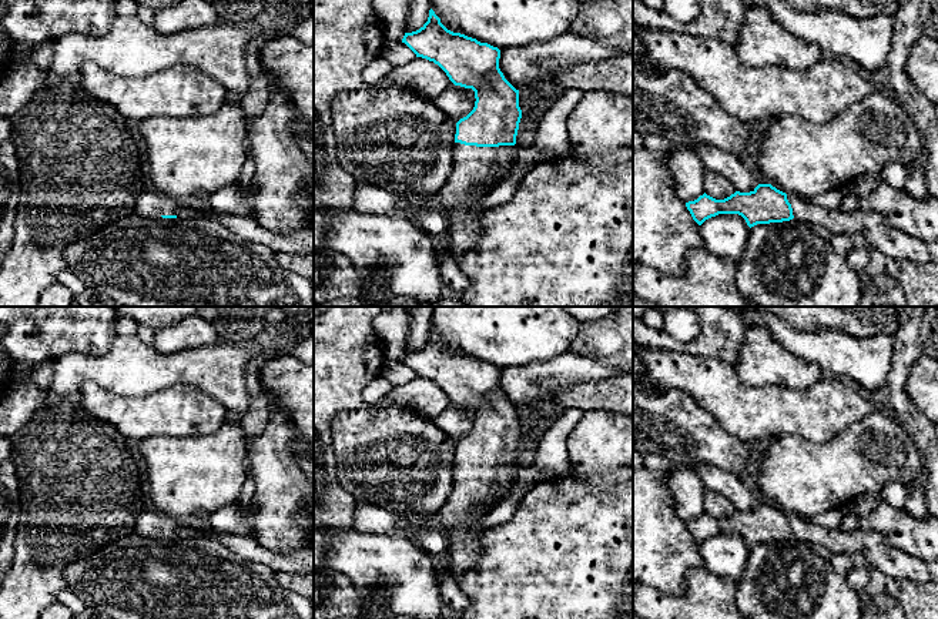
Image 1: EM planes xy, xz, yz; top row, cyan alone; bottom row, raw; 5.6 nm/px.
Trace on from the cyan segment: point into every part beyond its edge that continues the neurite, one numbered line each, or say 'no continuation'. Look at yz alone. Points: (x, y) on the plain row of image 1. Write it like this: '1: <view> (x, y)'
1: yz (895, 564)

